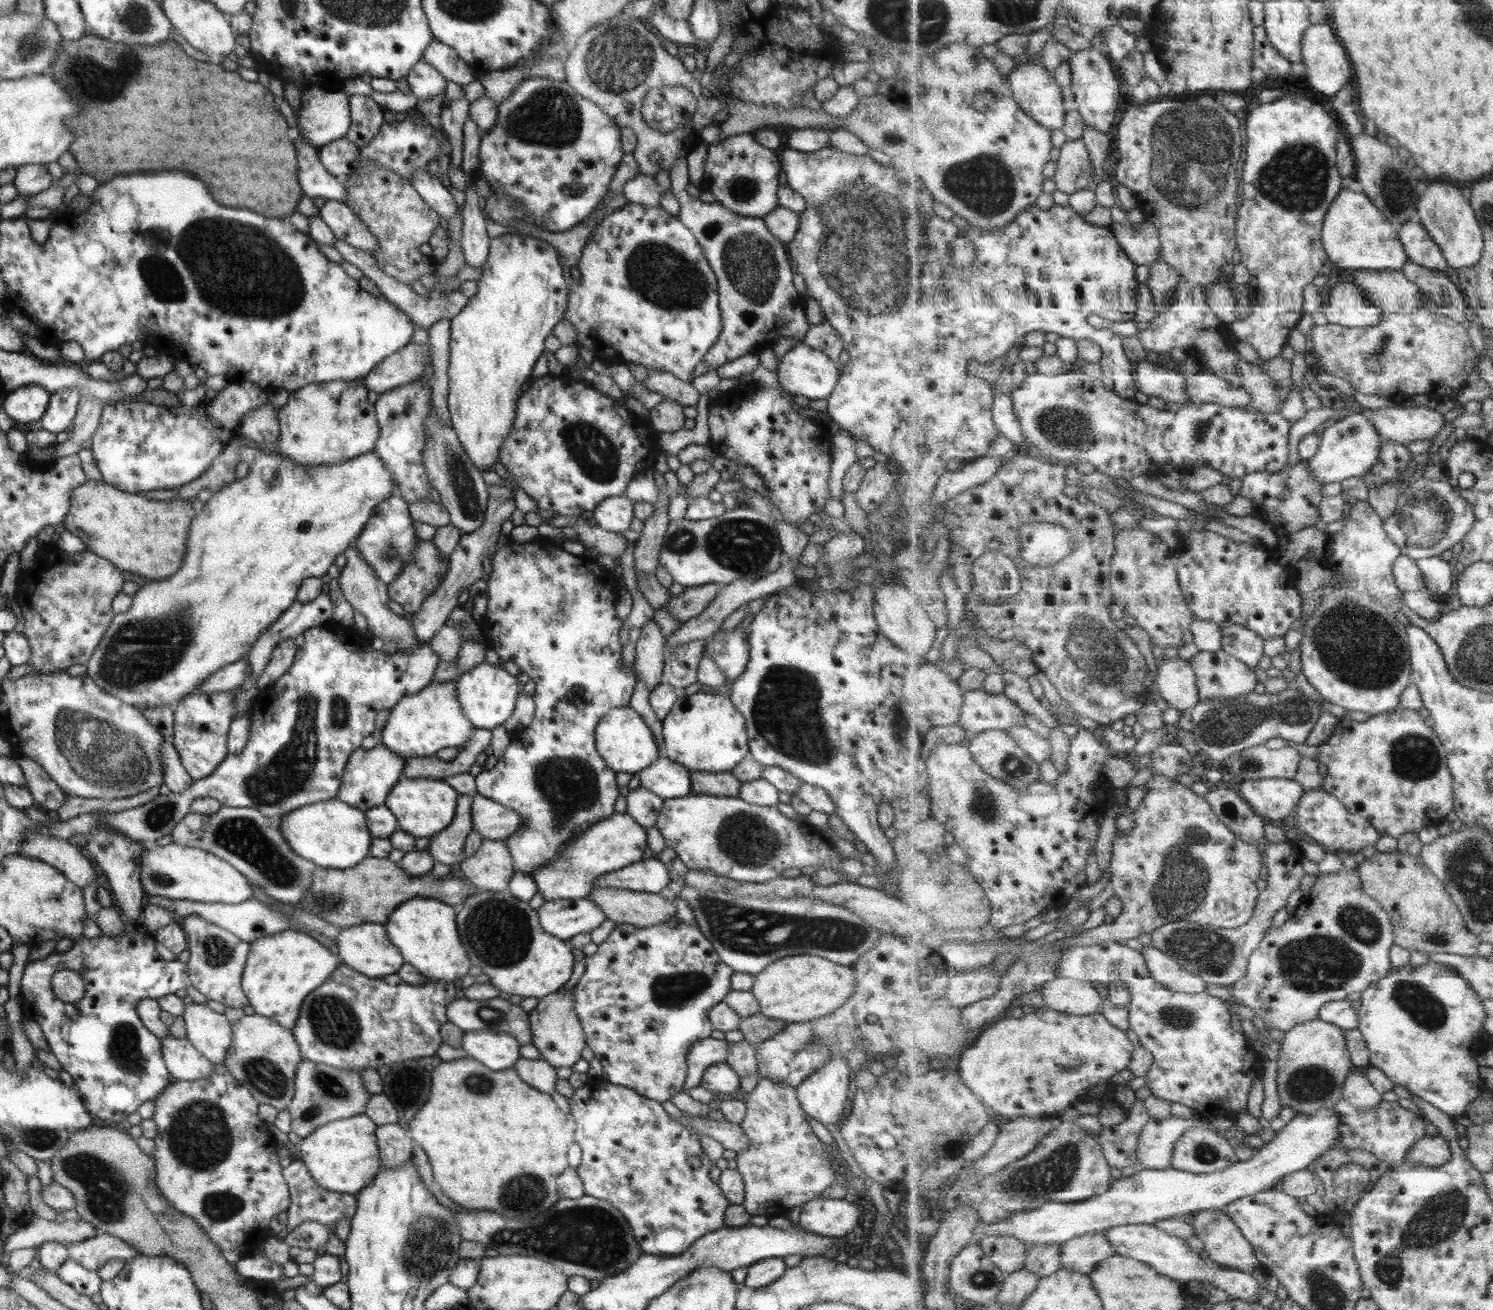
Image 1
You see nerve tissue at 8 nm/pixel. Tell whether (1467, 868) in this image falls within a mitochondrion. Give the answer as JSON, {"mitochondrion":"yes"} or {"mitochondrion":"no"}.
{"mitochondrion":"yes"}

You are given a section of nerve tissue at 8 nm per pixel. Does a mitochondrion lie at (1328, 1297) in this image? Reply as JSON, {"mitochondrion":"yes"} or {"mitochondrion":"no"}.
{"mitochondrion":"yes"}

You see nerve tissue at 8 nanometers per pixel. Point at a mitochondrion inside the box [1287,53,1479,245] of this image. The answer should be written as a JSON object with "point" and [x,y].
{"point":[1397,194]}

